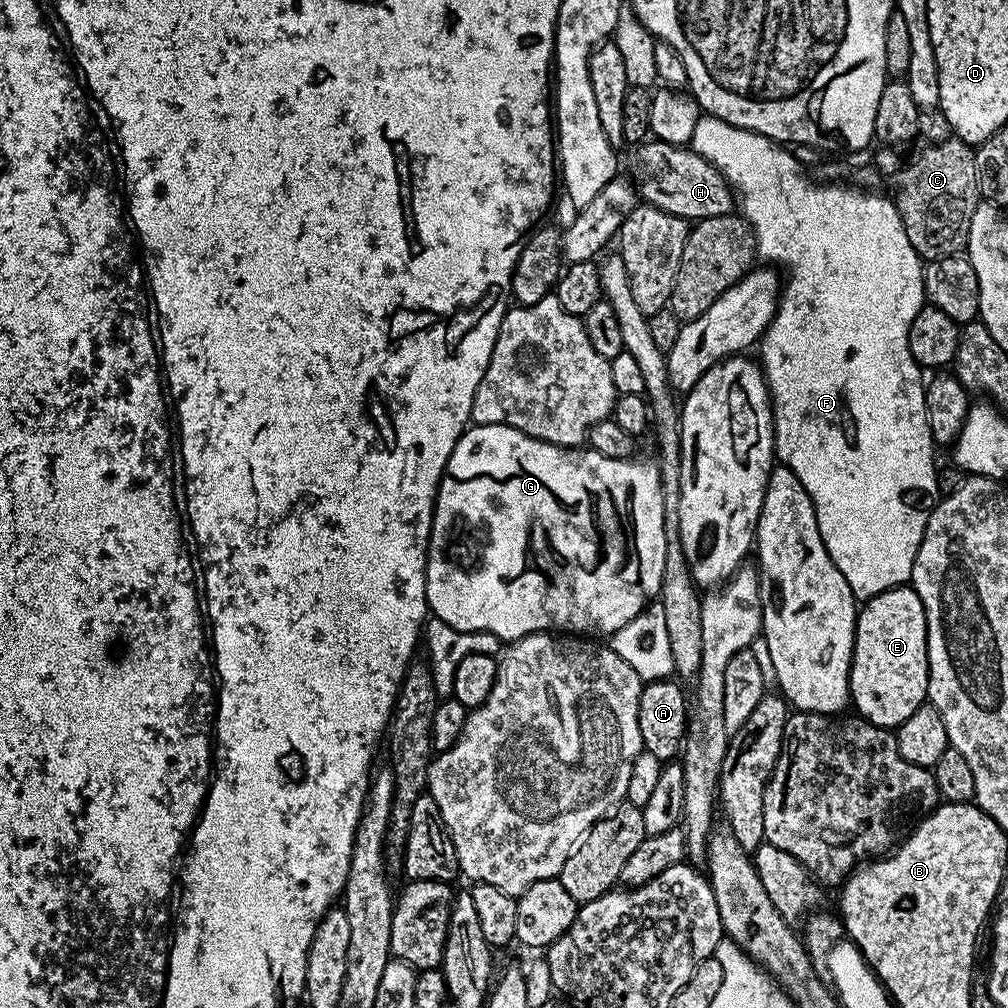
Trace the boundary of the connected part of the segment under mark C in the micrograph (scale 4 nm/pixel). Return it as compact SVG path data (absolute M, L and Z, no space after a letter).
M955 138L923 147L896 172L896 197L894 196L896 215L904 227L904 236L910 238L912 251L917 252L925 261L959 256L968 246L970 218L974 218L974 210L982 203L976 154L973 145Z

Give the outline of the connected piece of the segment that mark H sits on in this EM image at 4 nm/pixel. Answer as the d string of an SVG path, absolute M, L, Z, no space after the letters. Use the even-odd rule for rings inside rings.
M655 138L649 139L649 144L644 144L637 150L636 156L640 159L640 172L644 177L638 180L638 196L643 203L652 204L658 210L666 210L683 220L695 222L706 218L718 218L729 215L733 211L734 189L726 177L720 173L710 162L702 159L697 152L688 146L667 144Z

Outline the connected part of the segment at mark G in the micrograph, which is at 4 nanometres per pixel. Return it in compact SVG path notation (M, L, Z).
M478 424L469 427L461 436L460 441L454 446L450 454L448 464L444 468L444 477L440 479L440 487L436 490L436 509L432 512L432 536L428 539L428 565L426 566L426 598L431 615L437 620L446 622L451 628L457 628L463 632L489 632L498 637L502 642L515 642L523 636L532 636L536 632L549 634L583 634L588 638L608 638L612 633L628 628L636 617L645 611L648 599L655 597L660 591L662 582L662 570L666 562L666 534L664 533L664 499L662 498L662 486L660 485L660 470L655 463L647 464L637 458L617 458L615 456L603 456L591 450L580 448L559 448L557 444L547 444L545 440L539 440L533 436L522 434L522 430L514 430L505 424Z

